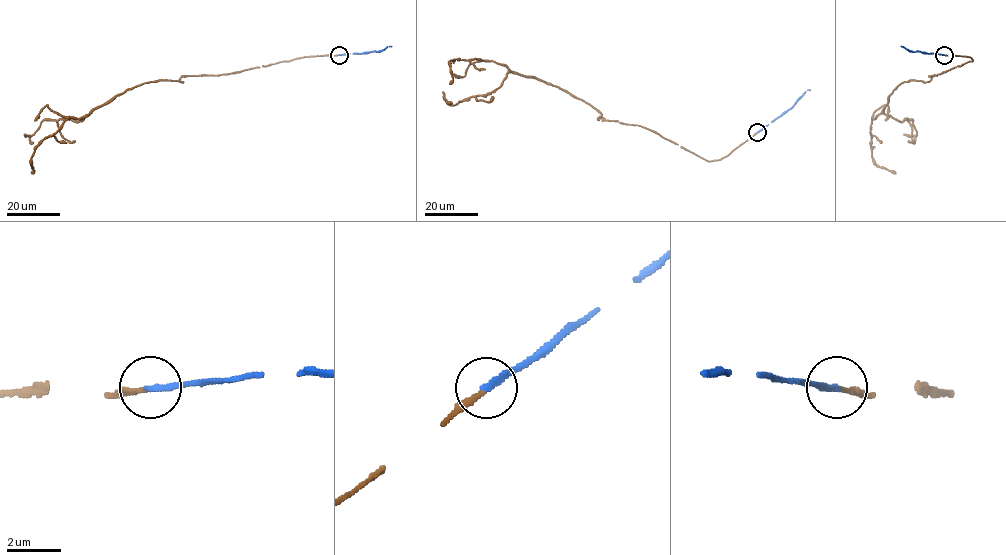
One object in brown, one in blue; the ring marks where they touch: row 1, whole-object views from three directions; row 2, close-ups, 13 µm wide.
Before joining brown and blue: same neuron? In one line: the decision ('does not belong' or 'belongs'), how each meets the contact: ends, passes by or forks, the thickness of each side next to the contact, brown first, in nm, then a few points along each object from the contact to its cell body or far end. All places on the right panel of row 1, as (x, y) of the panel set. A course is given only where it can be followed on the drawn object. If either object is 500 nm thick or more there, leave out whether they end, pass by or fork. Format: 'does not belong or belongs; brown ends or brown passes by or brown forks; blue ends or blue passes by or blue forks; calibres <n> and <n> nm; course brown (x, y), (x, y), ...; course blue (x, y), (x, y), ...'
belongs; brown ends; blue ends; calibres 170 and 240 nm; course brown (944, 54), (972, 60), (929, 76), (929, 82), (902, 82), (872, 117), (873, 162), (895, 173); course blue (943, 54), (911, 52), (901, 46)

